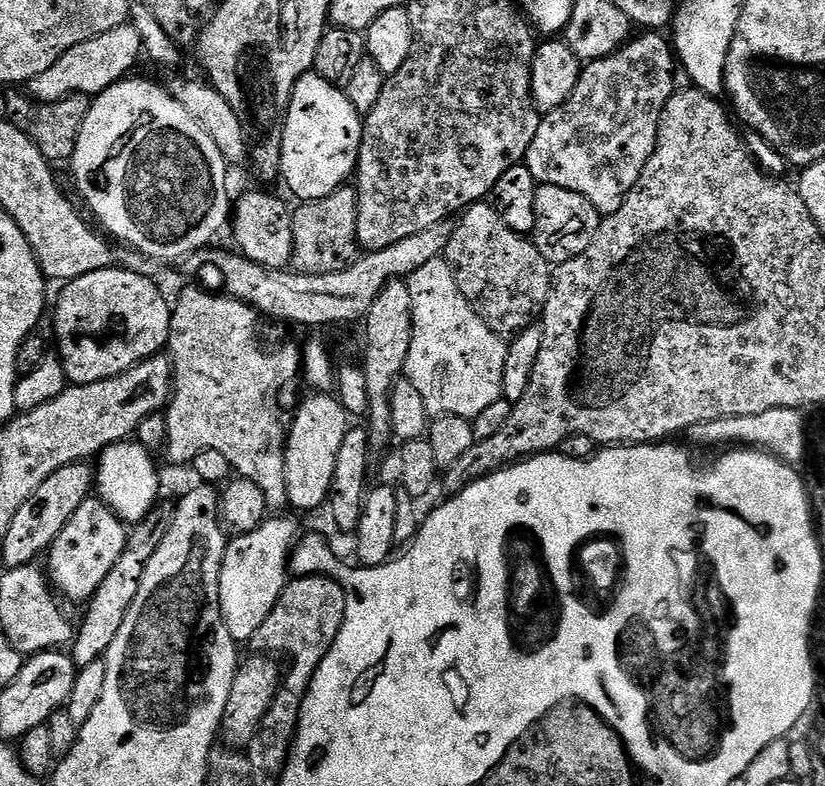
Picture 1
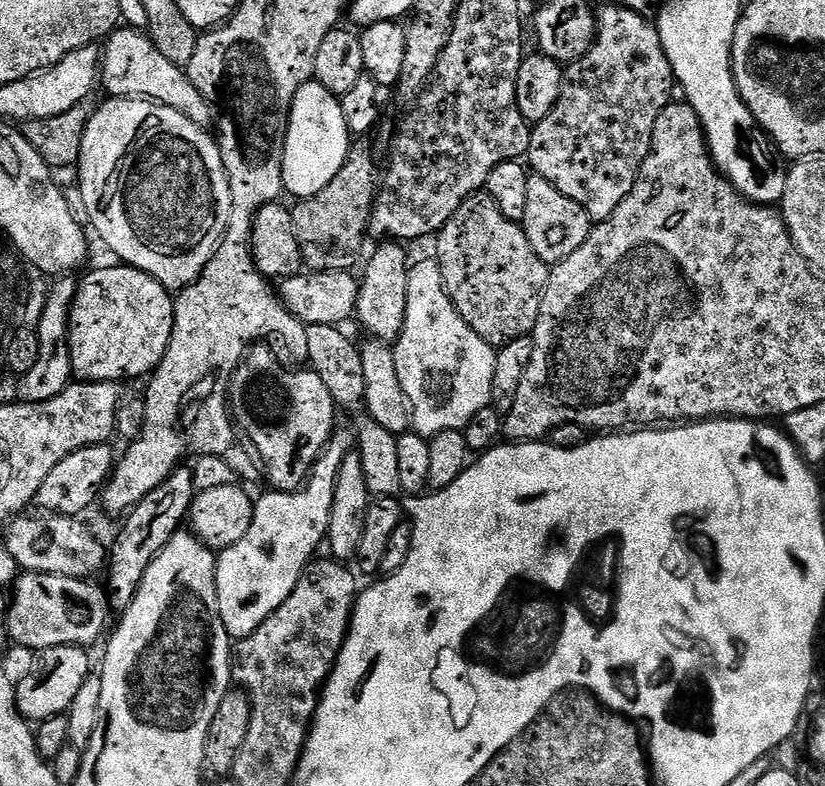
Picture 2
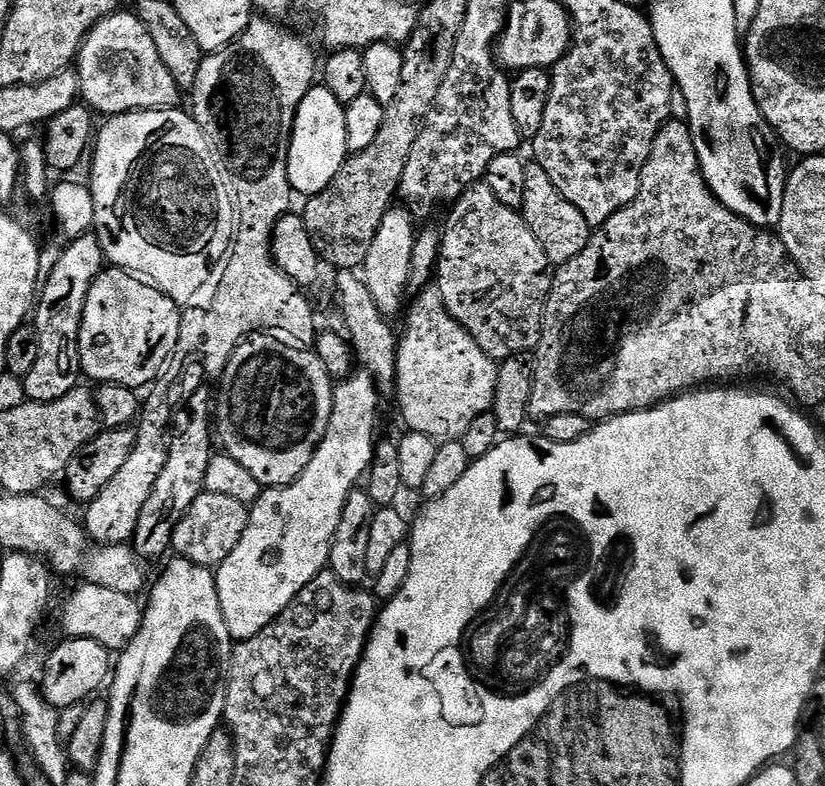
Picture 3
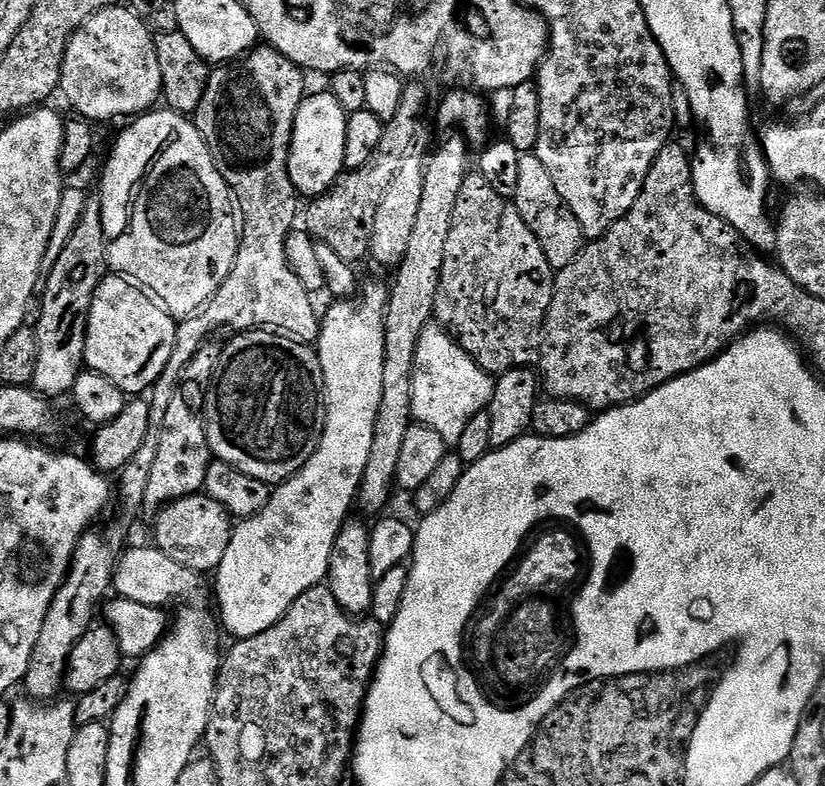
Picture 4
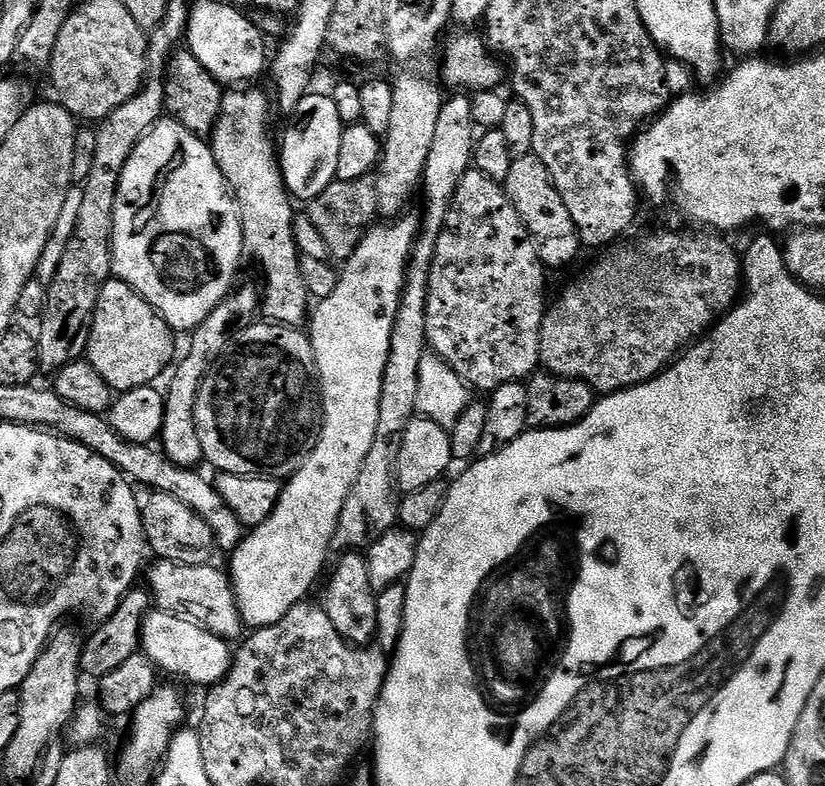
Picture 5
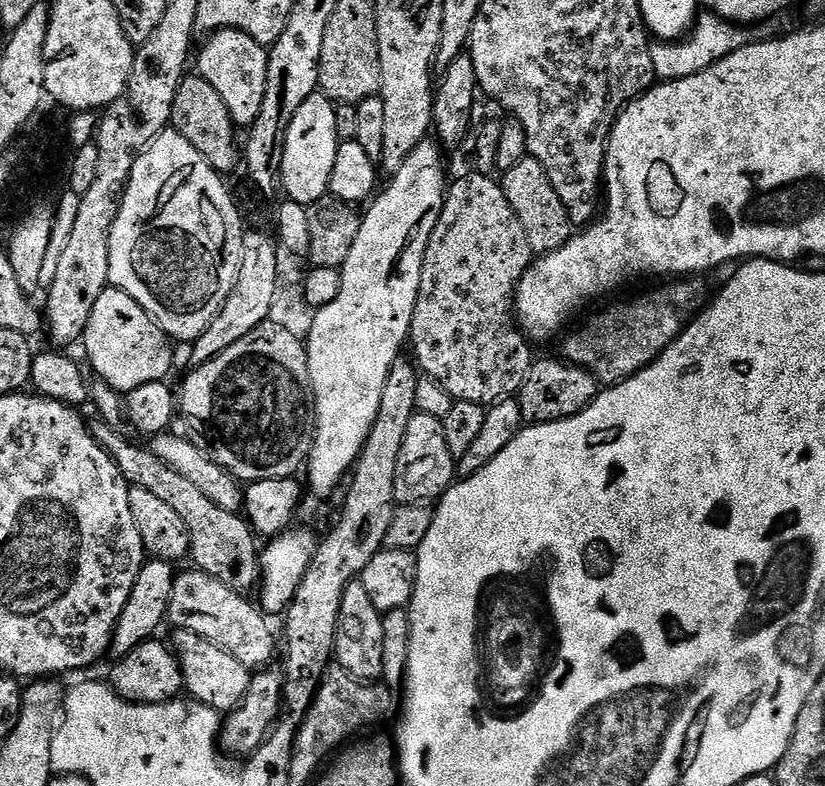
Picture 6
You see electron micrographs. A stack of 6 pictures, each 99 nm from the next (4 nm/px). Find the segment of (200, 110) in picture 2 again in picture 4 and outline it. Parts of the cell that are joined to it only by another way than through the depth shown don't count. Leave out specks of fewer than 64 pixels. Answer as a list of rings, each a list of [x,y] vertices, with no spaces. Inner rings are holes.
[[[131,7],[107,8],[95,12],[70,38],[62,62],[58,92],[61,97],[64,95],[68,99],[75,115],[99,122],[116,120],[119,116],[135,118],[157,107],[162,96],[162,70],[158,66],[154,32],[143,23],[147,24]]]

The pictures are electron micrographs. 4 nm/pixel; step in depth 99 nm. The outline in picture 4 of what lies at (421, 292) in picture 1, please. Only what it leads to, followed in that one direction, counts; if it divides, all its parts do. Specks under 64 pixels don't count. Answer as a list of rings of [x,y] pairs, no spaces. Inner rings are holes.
[[[435,322],[430,323],[426,330],[422,330],[422,338],[418,338],[418,350],[414,354],[414,382],[410,397],[412,419],[422,426],[430,426],[430,430],[442,437],[442,442],[455,446],[458,438],[462,438],[466,431],[468,423],[474,419],[474,414],[485,411],[492,401],[493,383],[493,377],[482,370],[482,366],[478,366],[478,362],[474,362],[474,358],[466,354],[466,350],[462,350],[460,343],[447,330]]]

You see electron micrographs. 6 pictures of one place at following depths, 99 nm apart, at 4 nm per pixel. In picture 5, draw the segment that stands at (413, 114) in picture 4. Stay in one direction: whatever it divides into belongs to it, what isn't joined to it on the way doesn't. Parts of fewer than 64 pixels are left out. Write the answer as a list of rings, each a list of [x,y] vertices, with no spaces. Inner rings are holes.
[[[375,175],[363,176],[354,182],[342,182],[335,179],[318,198],[307,201],[306,215],[314,226],[318,226],[318,234],[328,247],[329,257],[333,261],[347,262],[358,250],[362,238],[374,227],[378,220],[378,190]]]

